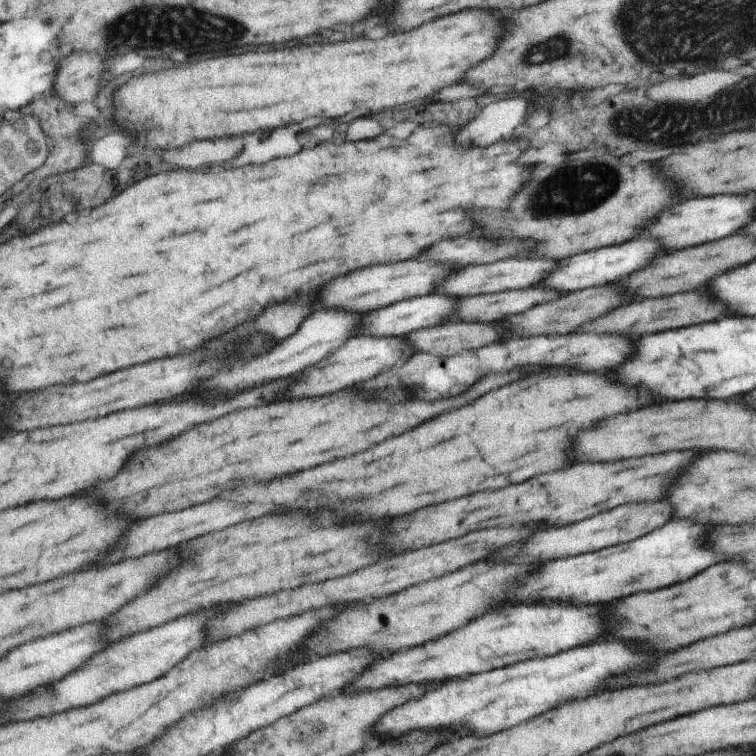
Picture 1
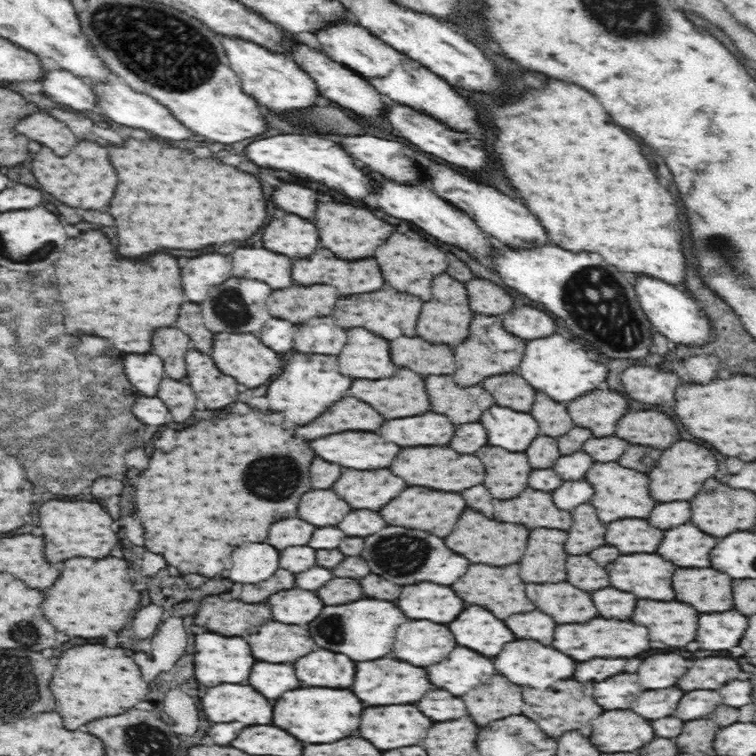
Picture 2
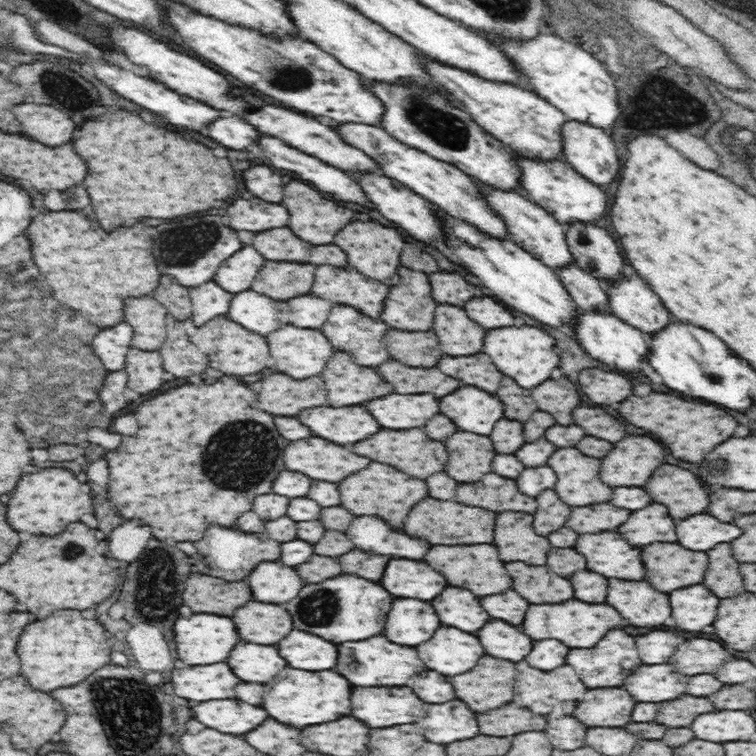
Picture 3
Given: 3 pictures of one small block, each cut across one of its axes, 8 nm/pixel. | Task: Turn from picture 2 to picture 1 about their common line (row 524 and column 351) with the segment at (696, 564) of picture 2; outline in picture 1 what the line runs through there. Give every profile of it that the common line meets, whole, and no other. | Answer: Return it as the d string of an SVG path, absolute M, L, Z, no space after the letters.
M500 606L490 614L470 620L466 626L452 630L434 642L426 642L416 648L402 650L388 658L376 660L368 670L364 670L350 686L344 688L350 692L366 692L386 686L406 686L406 684L440 684L452 678L464 678L478 672L504 668L522 660L544 658L558 652L564 652L586 642L594 642L602 636L606 622L598 618L600 606Z

